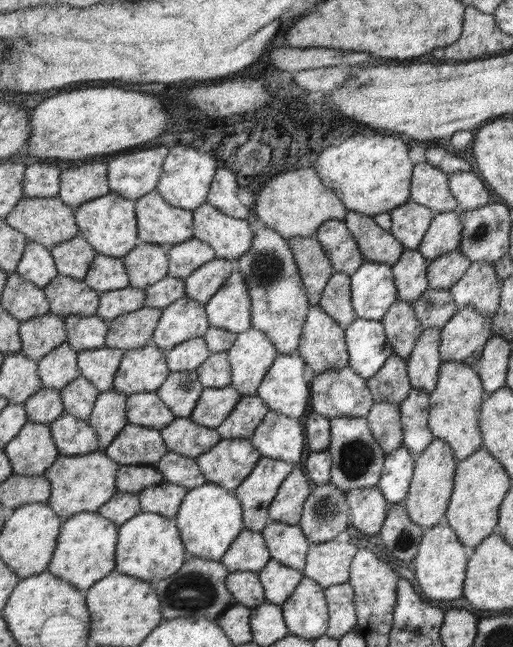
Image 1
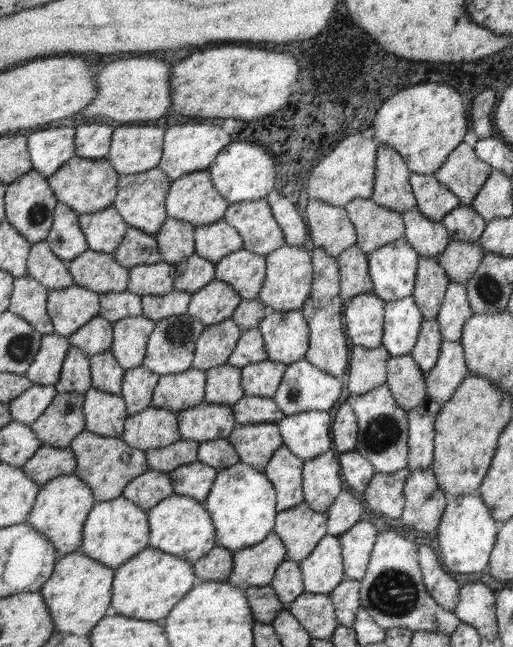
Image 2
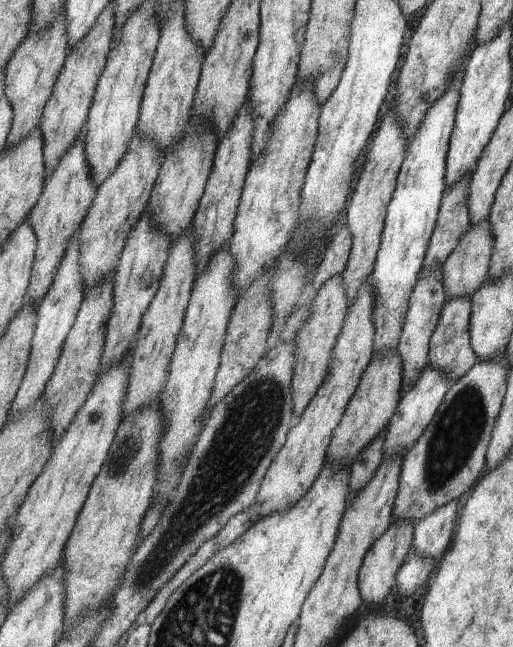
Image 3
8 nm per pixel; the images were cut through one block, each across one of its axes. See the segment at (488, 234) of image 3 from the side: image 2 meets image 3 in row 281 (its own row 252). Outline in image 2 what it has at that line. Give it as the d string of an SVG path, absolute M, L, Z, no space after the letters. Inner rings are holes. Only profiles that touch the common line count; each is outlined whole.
M453 239L437 259L445 267L450 281L467 285L482 265L487 253L480 241L465 242Z

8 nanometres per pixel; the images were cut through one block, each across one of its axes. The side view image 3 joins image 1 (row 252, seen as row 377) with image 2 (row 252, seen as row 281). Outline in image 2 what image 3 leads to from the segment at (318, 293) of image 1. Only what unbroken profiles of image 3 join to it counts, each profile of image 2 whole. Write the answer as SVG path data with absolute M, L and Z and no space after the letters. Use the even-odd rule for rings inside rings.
M310 197L305 216L314 246L324 248L329 255L339 257L358 242L358 231L346 207Z

